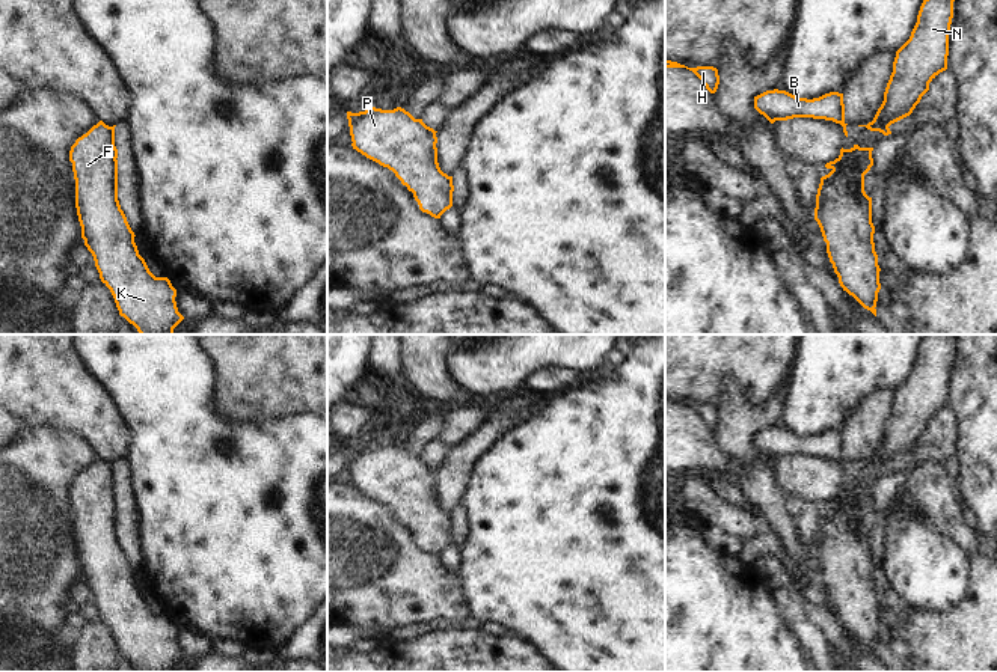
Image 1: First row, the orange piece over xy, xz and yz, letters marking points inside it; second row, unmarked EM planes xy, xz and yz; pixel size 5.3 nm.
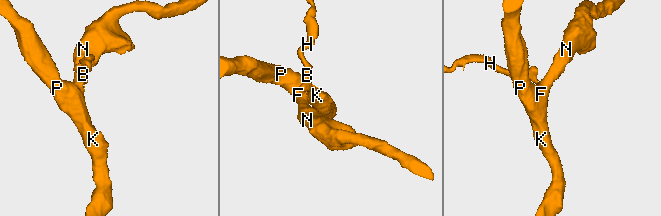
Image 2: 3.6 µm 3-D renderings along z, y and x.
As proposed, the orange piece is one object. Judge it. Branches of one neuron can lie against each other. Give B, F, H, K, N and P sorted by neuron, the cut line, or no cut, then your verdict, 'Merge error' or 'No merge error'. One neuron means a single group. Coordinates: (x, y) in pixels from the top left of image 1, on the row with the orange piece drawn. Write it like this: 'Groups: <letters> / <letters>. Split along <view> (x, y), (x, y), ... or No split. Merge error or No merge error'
Groups: B H / F K N P. Split along yz (866, 148), (863, 155), (839, 157). Merge error.

